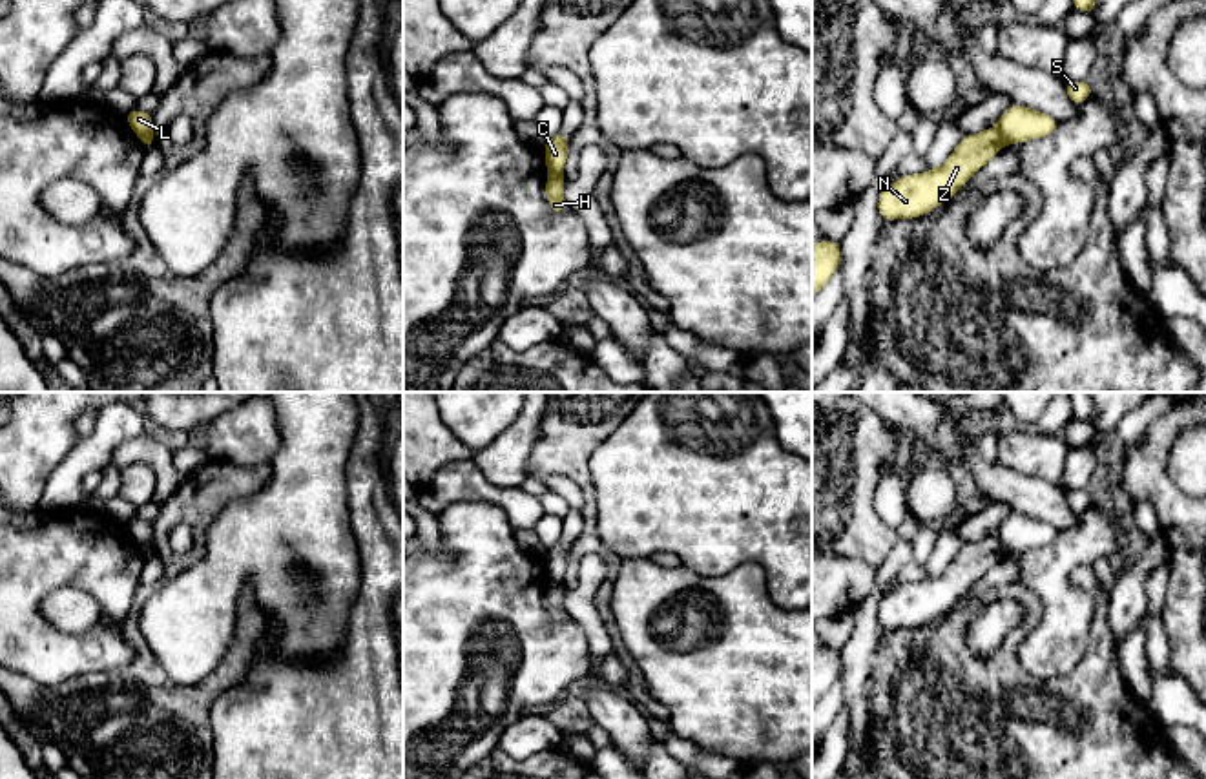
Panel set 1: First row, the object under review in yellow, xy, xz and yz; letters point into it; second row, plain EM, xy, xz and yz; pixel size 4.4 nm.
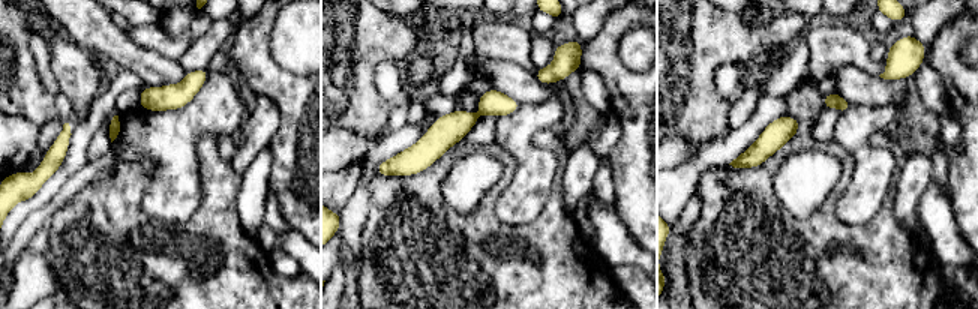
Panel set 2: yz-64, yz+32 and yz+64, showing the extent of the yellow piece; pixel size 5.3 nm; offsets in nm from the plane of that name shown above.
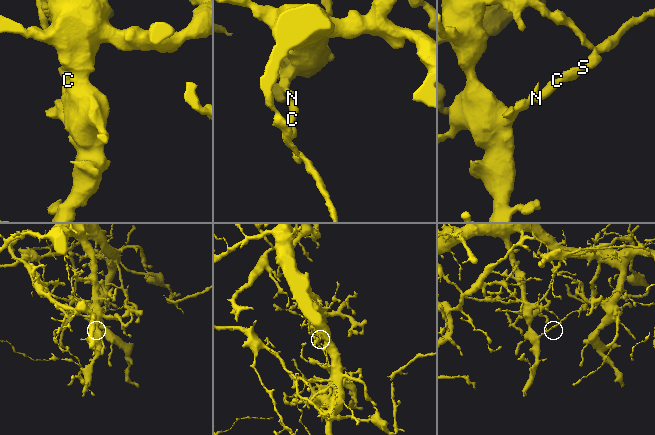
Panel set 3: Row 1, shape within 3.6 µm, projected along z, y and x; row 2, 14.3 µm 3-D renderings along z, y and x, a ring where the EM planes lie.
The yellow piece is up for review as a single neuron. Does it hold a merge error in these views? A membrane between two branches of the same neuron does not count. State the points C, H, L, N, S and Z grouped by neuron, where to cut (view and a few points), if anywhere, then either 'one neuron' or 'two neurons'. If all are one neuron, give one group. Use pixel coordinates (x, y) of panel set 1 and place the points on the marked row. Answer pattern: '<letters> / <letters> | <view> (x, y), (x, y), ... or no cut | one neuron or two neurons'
C N Z / H L S | yz (995, 128), (1006, 143) | two neurons

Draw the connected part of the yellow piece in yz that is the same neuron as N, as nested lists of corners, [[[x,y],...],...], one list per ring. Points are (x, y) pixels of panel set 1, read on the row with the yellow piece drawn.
[[[996,128],[965,135],[941,166],[905,175],[881,188],[879,219],[916,219],[929,213],[949,201],[1003,146],[1005,140]]]

